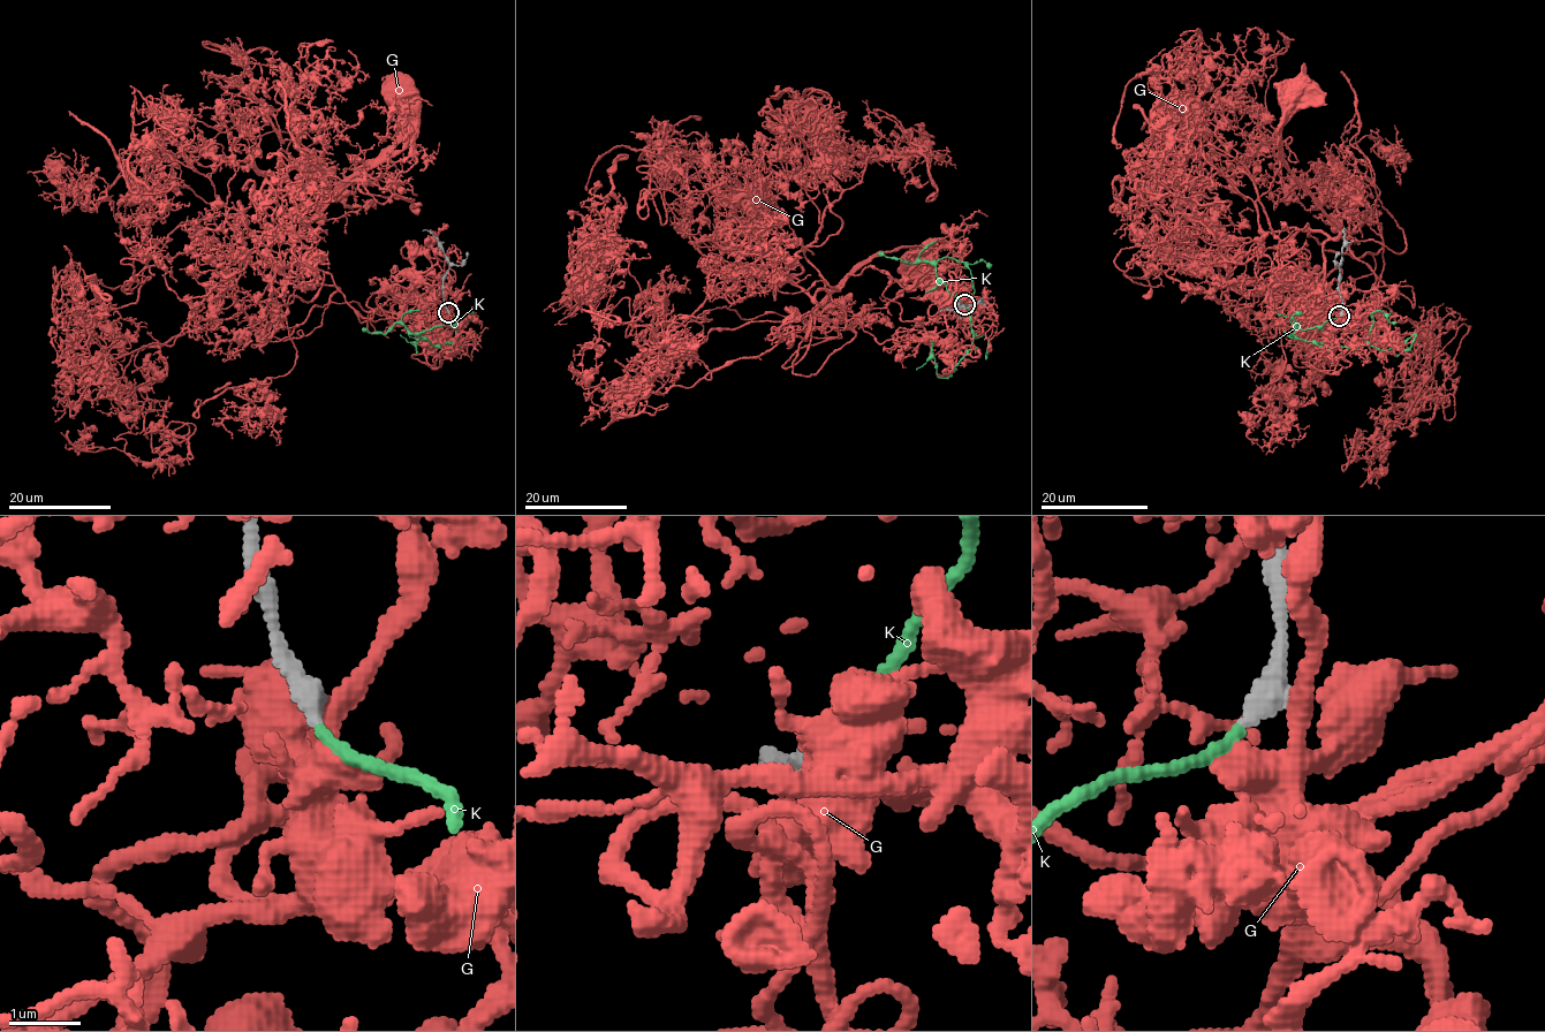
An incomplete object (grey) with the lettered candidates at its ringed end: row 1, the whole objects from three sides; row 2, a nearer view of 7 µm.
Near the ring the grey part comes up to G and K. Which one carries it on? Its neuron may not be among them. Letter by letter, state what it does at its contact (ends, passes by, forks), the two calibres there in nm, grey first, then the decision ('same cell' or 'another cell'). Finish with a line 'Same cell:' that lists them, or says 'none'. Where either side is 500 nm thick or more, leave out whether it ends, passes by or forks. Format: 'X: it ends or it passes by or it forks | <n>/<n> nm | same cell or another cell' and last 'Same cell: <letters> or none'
G: it forks | 400/240 nm | another cell
K: it ends | 360/160 nm | same cell
Same cell: K

